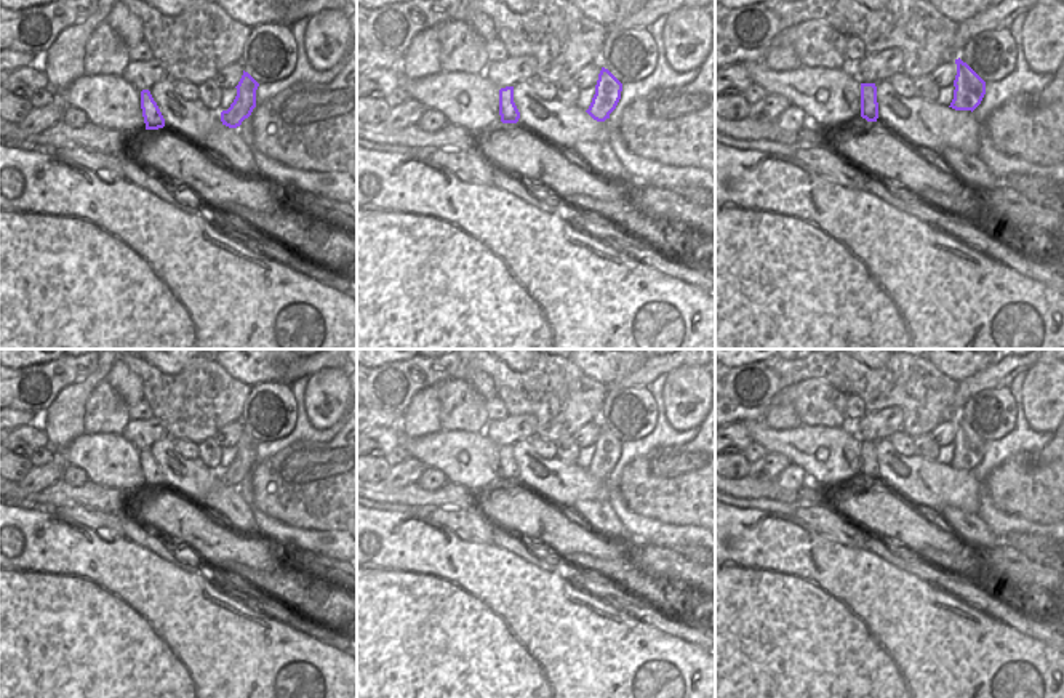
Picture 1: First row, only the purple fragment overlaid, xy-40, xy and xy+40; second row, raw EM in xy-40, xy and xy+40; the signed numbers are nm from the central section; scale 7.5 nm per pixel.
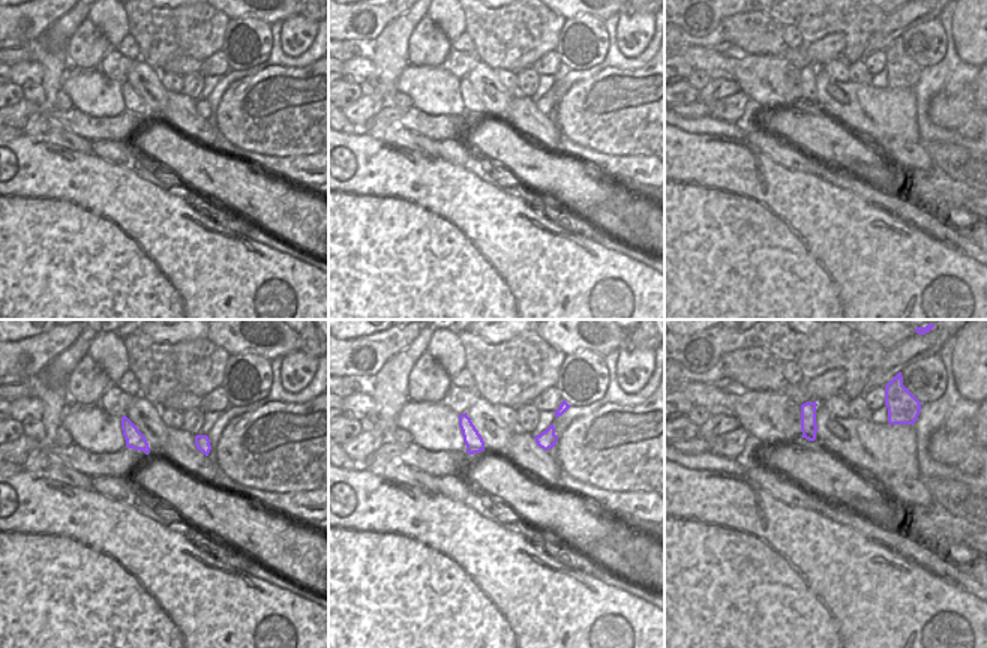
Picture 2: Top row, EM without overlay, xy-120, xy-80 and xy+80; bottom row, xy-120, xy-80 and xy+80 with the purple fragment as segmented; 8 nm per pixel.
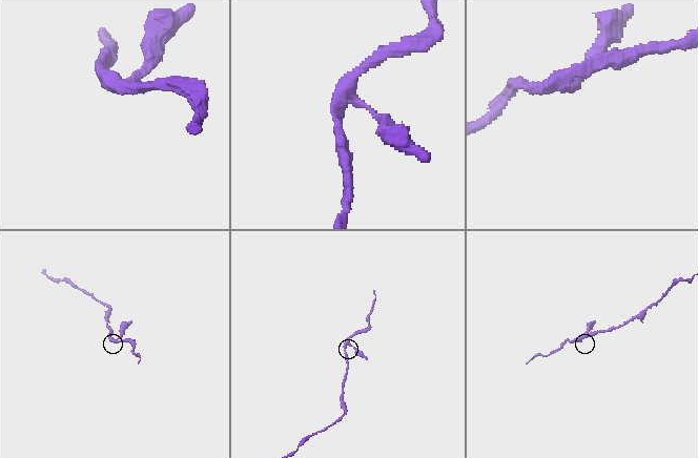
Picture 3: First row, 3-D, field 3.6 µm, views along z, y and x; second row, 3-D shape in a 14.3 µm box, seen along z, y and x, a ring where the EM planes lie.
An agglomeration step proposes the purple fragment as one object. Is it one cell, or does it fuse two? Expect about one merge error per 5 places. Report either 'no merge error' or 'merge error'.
no merge error

